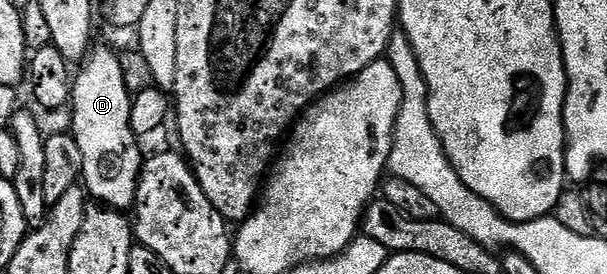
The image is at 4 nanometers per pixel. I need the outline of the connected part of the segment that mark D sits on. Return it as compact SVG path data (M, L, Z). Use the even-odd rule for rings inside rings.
M94 47L80 65L81 73L73 80L73 128L71 135L83 150L80 179L94 201L106 208L129 210L137 203L137 179L141 176L142 141L131 130L133 96L123 82L120 55L109 48Z

